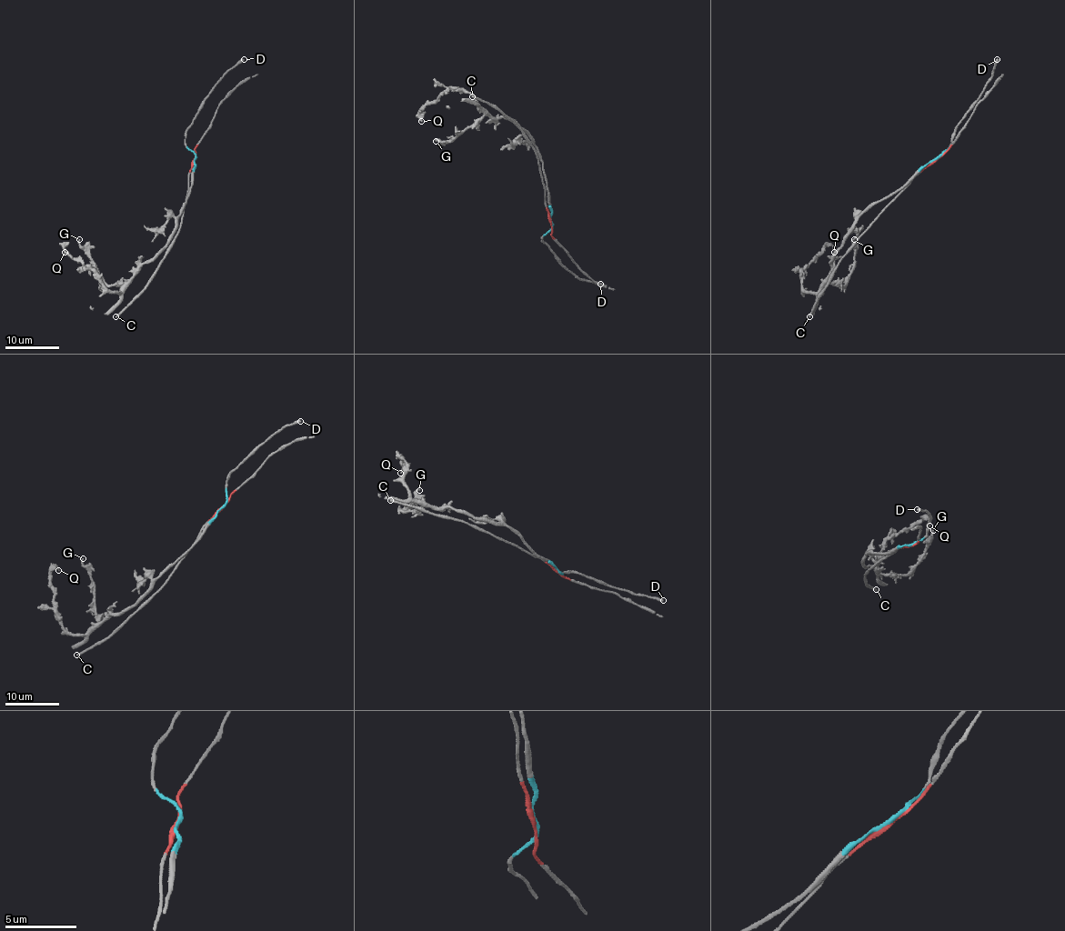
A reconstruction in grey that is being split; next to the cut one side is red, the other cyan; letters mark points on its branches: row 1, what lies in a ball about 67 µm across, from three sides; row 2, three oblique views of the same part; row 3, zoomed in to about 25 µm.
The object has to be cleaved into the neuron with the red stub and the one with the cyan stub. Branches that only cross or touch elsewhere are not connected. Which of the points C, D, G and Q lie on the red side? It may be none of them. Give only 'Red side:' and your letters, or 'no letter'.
Red side: C

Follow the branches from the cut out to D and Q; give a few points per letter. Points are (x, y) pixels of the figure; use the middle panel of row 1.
D: (550, 222), (551, 227), (542, 236), (543, 241), (570, 272), (580, 279), (600, 284)
Q: (550, 222), (542, 161), (525, 131), (489, 115), (462, 89), (448, 89), (429, 101), (421, 109), (421, 122)

